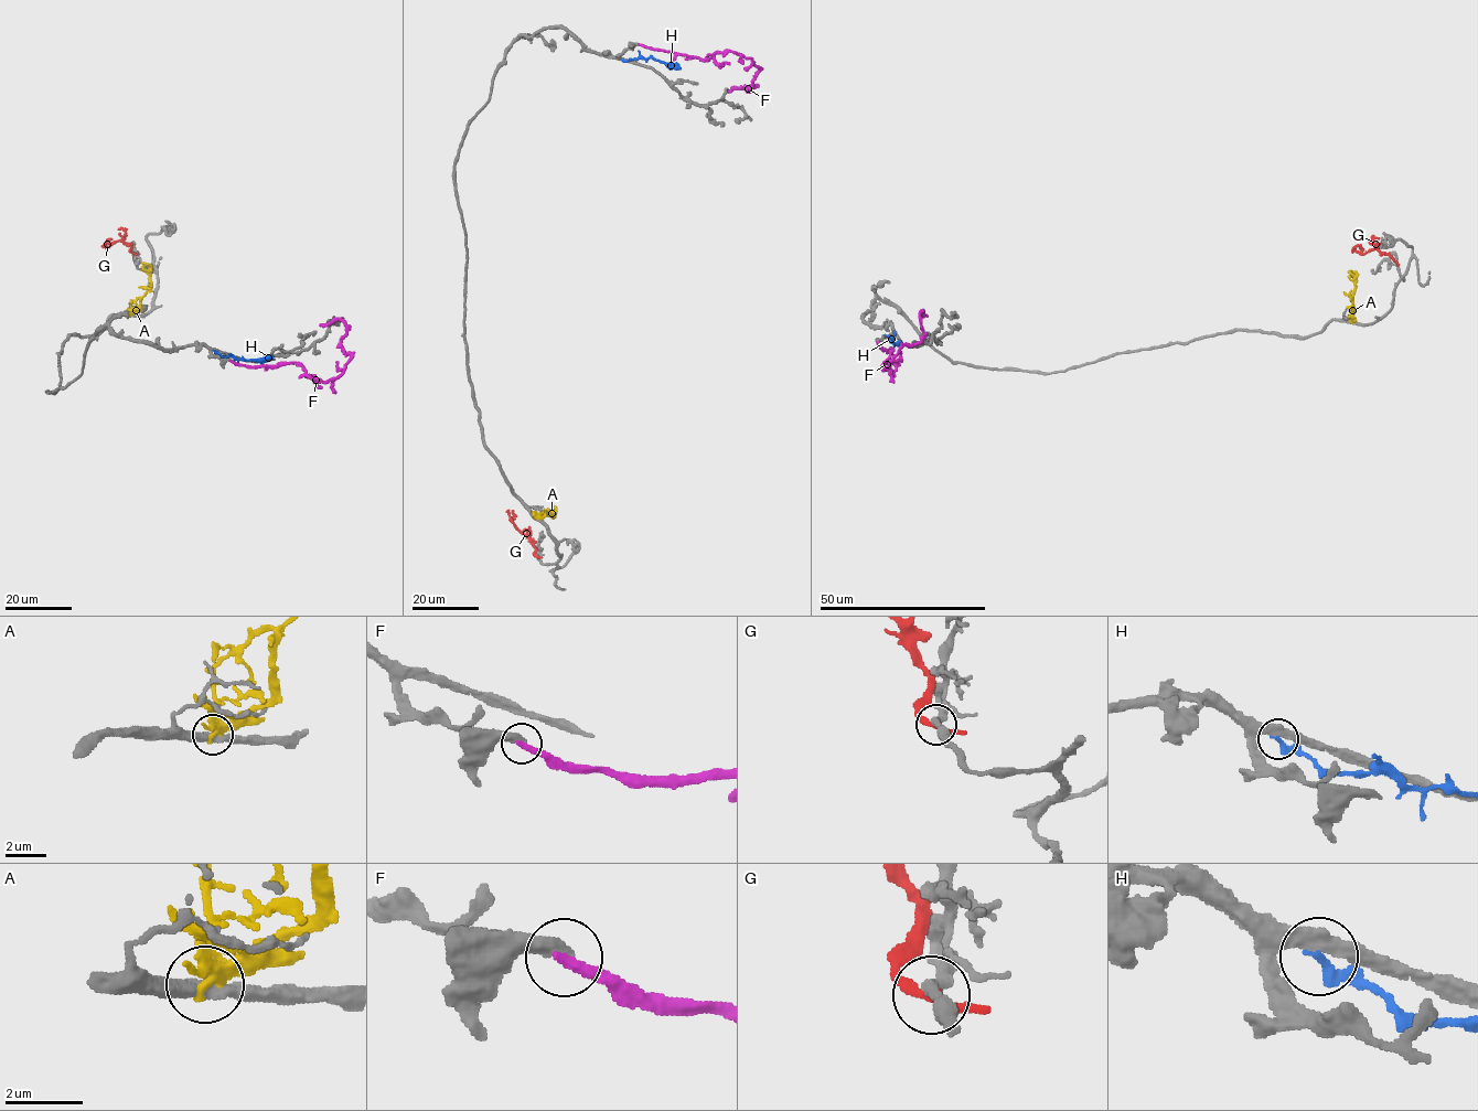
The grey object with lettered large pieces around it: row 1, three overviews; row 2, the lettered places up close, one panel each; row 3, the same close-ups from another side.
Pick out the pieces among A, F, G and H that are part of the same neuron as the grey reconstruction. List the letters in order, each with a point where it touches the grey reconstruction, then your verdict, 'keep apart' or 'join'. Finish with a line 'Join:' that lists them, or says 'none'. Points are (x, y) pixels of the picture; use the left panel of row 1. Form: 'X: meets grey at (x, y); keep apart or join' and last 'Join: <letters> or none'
A: meets grey at (130, 314); keep apart
F: meets grey at (231, 361); join
G: meets grey at (132, 253); keep apart
H: meets grey at (214, 351); keep apart
Join: F

